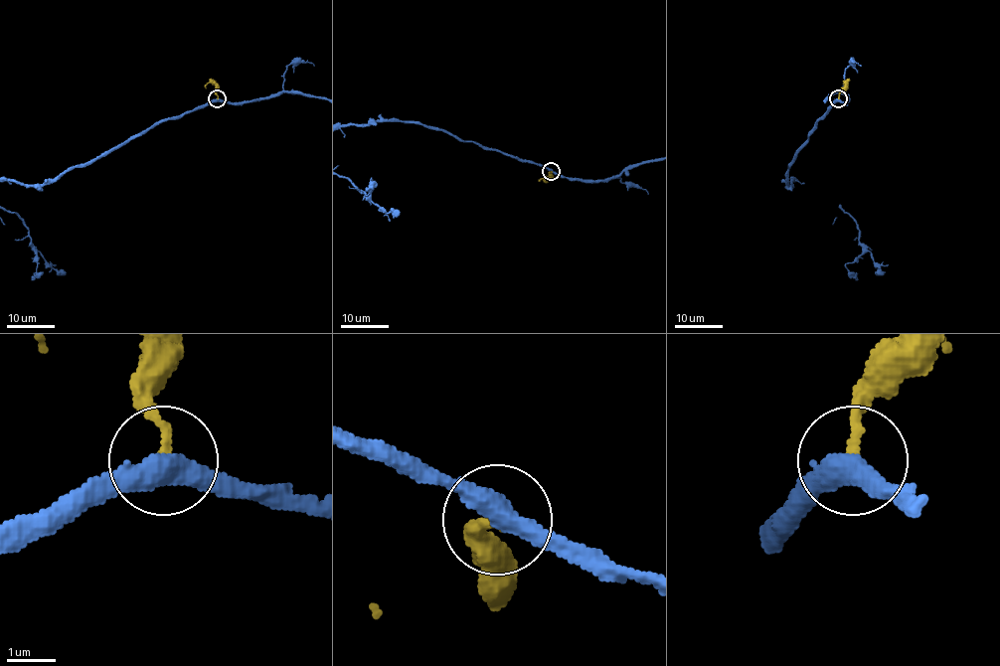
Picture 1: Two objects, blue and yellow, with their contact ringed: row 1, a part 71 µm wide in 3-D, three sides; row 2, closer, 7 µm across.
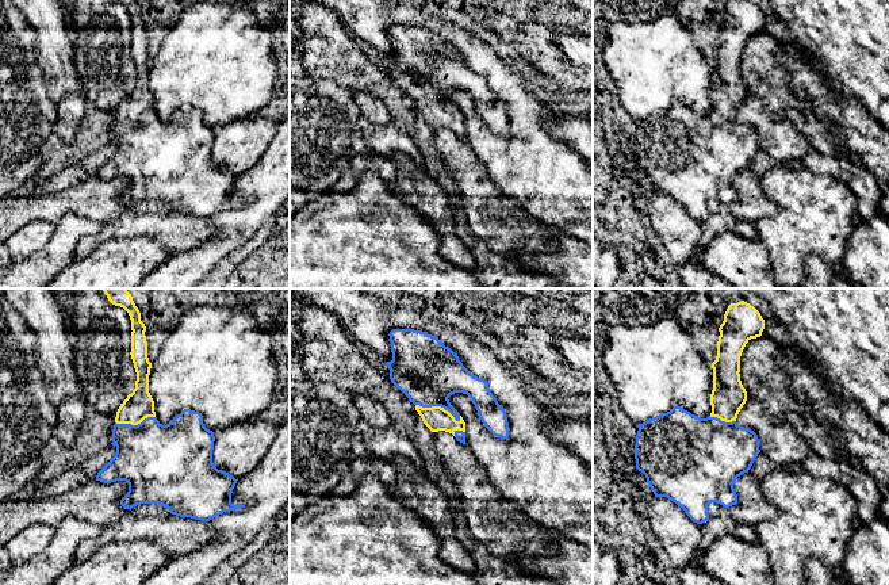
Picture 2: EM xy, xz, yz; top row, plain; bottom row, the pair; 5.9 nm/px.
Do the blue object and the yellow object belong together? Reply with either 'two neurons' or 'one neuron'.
one neuron

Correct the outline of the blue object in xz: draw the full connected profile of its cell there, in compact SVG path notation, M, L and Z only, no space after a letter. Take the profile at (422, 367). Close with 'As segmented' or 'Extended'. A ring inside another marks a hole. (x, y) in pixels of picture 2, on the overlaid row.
M394 329L388 336L392 352L392 360L387 362L390 379L415 405L415 410L432 432L449 432L465 444L465 422L448 399L455 393L463 393L471 398L479 418L494 436L509 437L506 412L491 394L488 383L471 374L451 348L422 330Z. Extended

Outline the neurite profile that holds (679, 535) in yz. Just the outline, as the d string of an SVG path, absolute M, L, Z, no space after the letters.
M655 497L648 506L647 517L675 570L697 554L702 536L700 524L694 523L674 501Z

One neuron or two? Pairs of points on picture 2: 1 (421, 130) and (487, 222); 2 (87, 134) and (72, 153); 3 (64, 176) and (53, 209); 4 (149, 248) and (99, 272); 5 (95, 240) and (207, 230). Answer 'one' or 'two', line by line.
1: two
2: one
3: two
4: one
5: one

